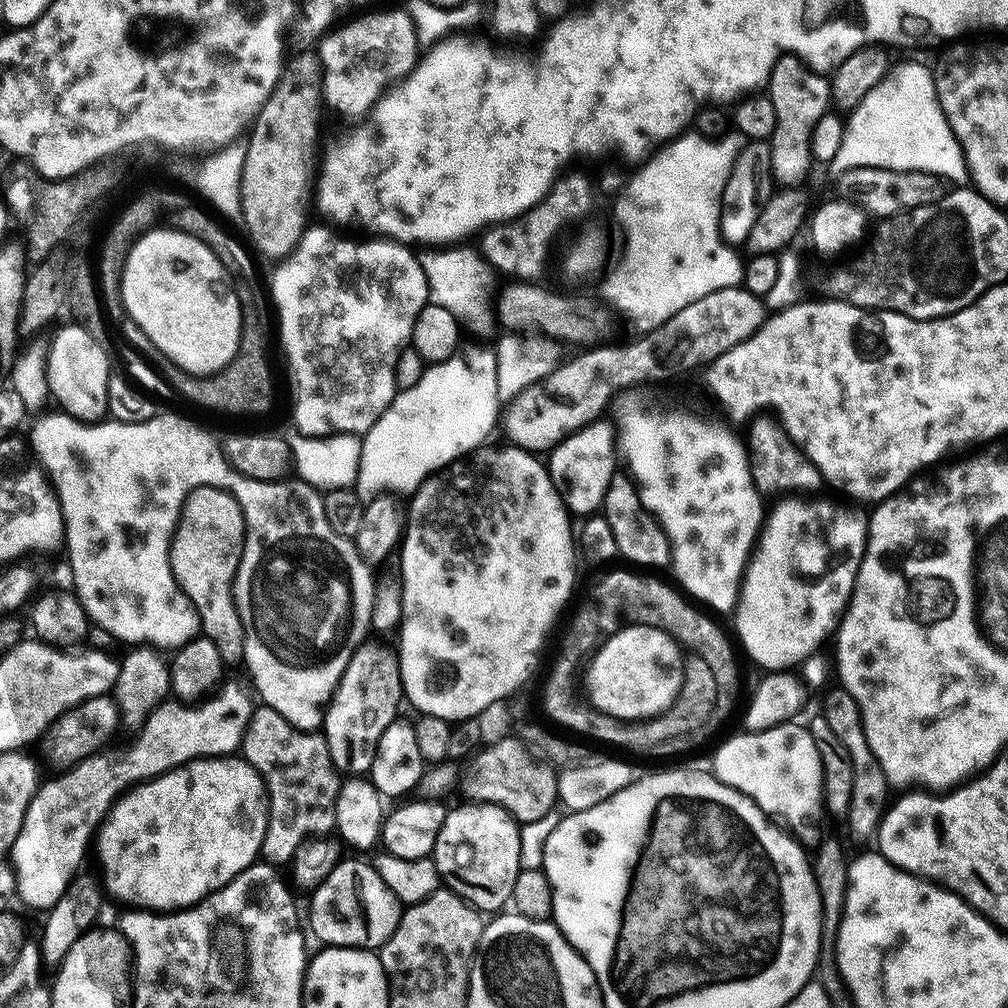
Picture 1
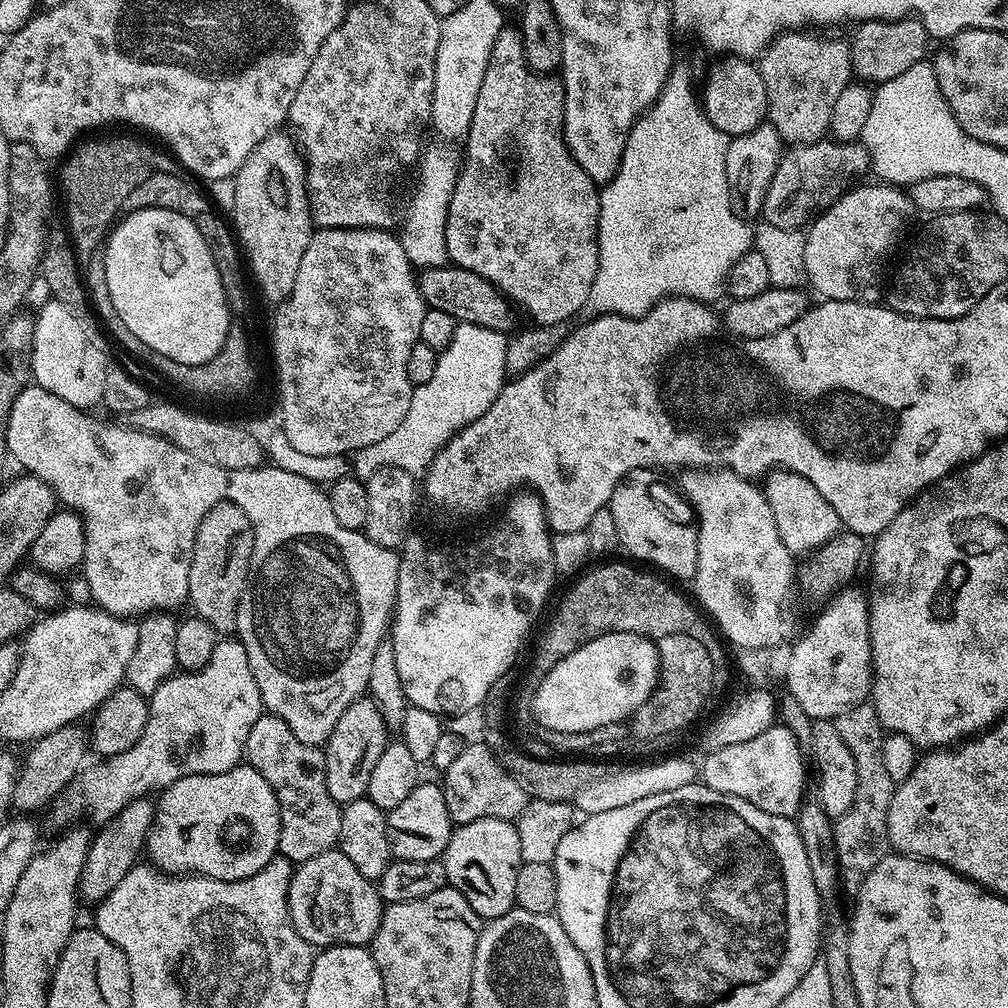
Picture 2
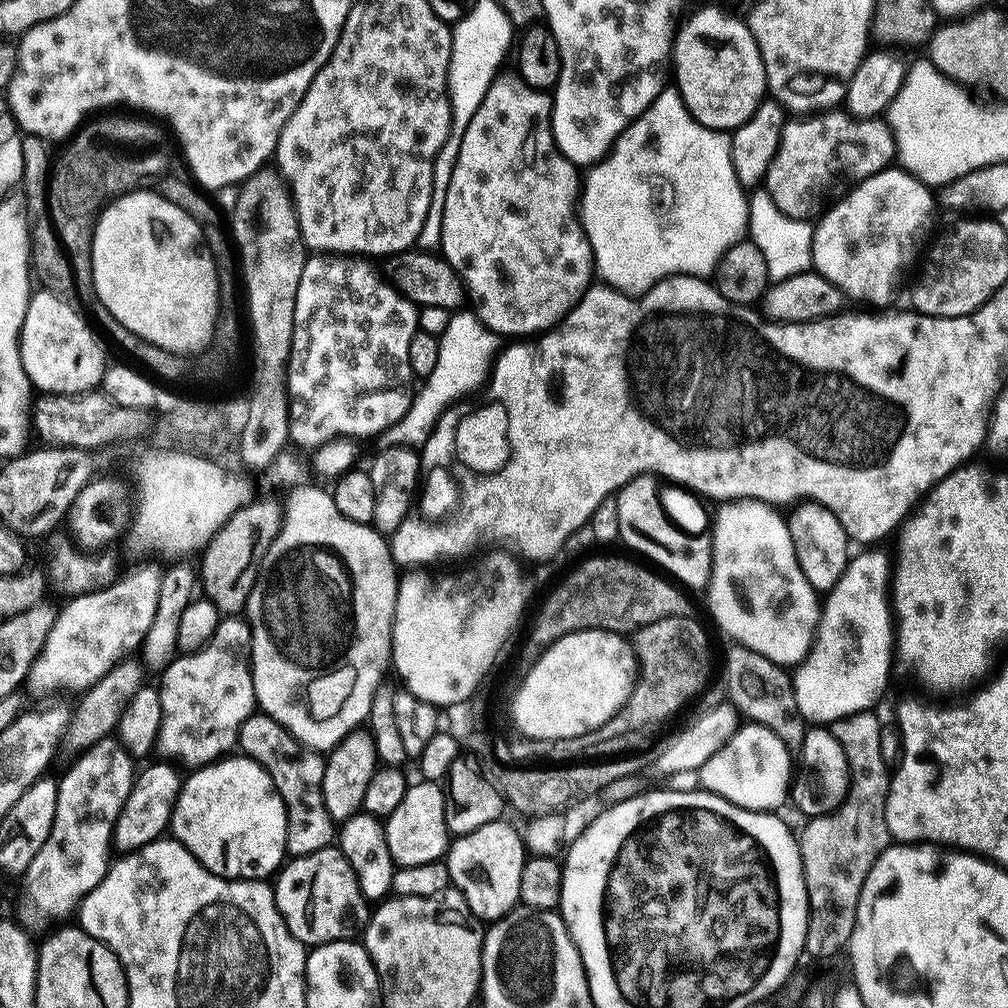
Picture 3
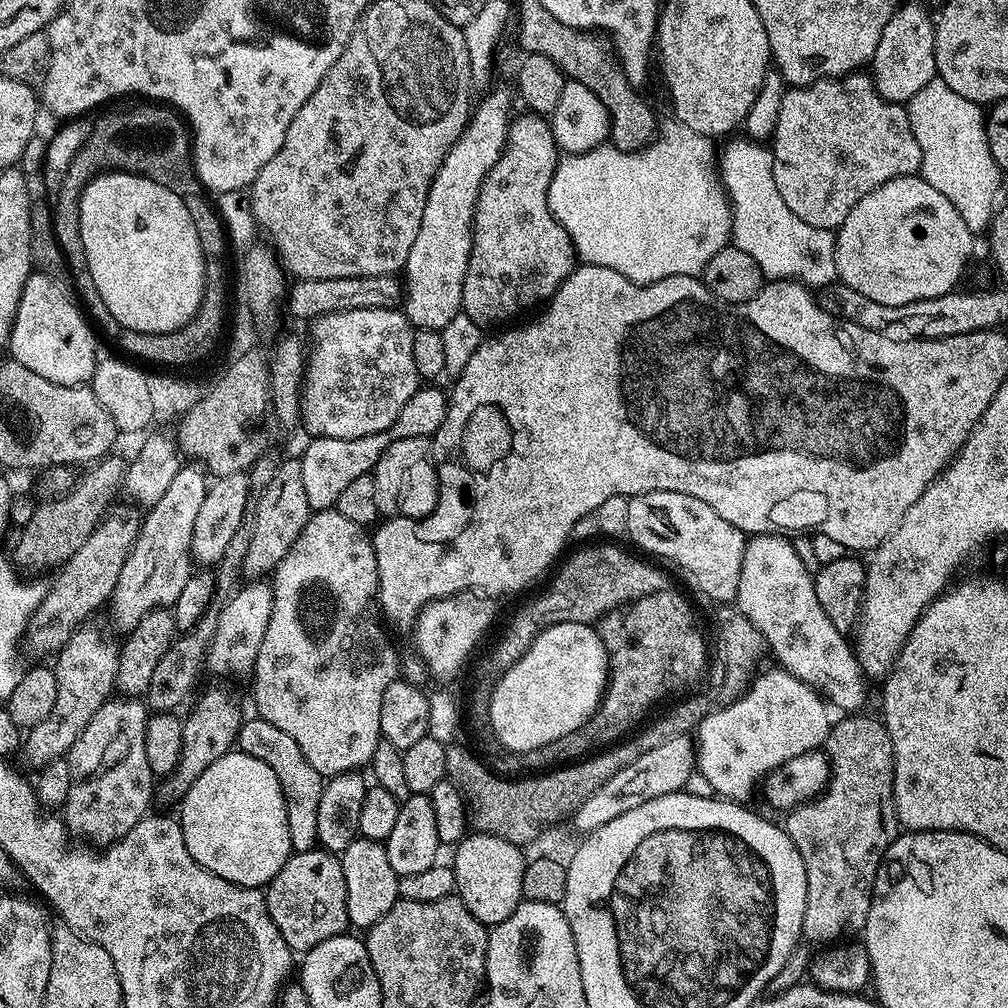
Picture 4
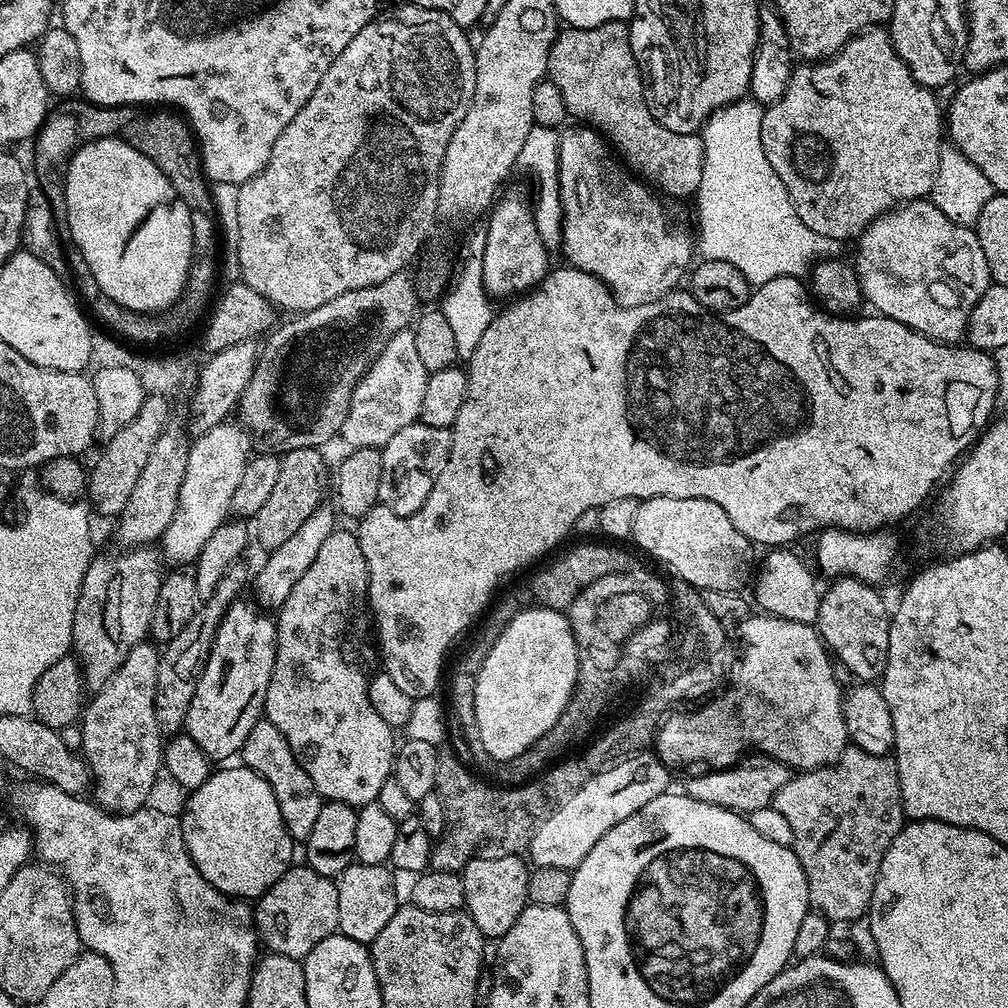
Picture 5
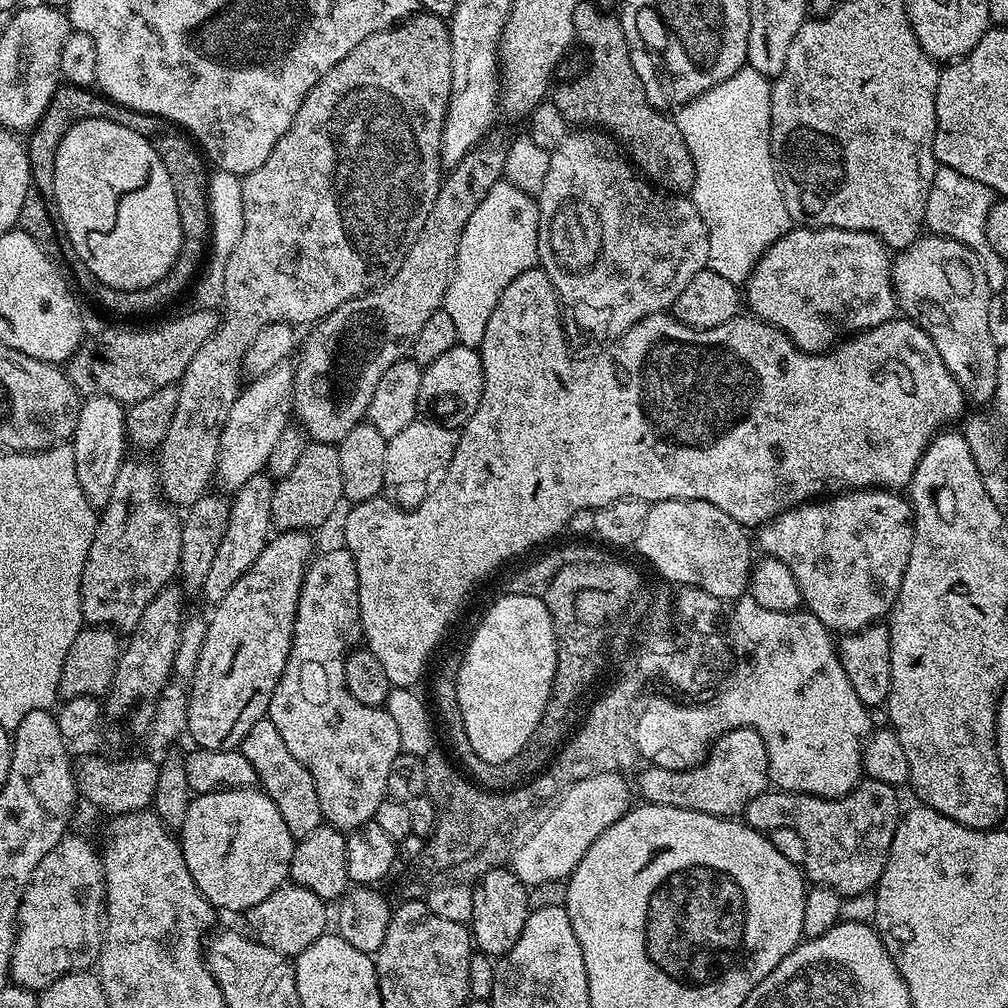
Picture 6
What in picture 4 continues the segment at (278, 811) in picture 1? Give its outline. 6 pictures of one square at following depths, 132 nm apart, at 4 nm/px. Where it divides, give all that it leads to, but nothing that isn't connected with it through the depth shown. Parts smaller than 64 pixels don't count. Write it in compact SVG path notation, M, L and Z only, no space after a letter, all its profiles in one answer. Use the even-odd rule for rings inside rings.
M245 719L240 726L238 748L247 756L258 758L258 762L266 762L266 766L274 770L274 778L278 778L286 802L286 822L293 853L313 851L318 844L318 804L322 802L325 777L310 766L306 754L302 754L302 746L298 746L286 730L278 730L278 726L269 720Z

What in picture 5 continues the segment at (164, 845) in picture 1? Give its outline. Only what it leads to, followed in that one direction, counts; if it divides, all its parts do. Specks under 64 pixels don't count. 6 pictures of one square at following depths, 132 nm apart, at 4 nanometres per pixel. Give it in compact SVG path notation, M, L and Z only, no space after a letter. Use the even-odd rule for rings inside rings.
M237 766L213 771L212 777L202 786L193 790L188 798L184 811L178 817L182 826L182 838L186 842L186 850L198 866L202 878L210 882L219 892L233 898L259 898L286 874L292 860L292 835L282 822L282 810L278 810L278 798L274 798L274 790L254 770Z

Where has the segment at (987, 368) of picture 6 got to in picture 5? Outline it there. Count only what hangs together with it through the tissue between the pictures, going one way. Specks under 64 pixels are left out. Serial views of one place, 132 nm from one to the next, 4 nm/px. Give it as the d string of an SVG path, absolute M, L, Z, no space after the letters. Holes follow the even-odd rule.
M931 199L909 200L876 217L859 236L856 246L854 267L860 279L861 293L867 303L869 300L876 307L873 309L879 315L902 322L907 328L941 344L955 345L965 339L970 314L974 306L978 306L982 294L986 294L992 279L986 266L986 254L982 254L982 246L969 225L946 218Z

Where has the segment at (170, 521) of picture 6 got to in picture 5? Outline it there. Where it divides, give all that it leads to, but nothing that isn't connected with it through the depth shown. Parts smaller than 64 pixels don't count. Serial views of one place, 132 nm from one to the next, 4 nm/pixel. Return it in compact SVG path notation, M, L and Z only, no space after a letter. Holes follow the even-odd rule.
M152 546L119 551L93 555L82 578L78 606L74 610L72 648L83 665L85 685L92 690L99 690L112 677L114 670L122 666L126 654L149 635L154 602L158 602L161 553Z

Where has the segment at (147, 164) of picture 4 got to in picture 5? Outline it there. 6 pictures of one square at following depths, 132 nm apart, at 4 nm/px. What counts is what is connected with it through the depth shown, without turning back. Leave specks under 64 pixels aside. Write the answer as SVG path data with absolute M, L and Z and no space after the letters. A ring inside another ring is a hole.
M152 110L149 116L141 115L139 118L130 122L123 130L123 139L127 140L130 146L134 146L134 150L138 150L142 154L146 154L146 158L150 158L150 162L154 162L158 166L158 170L162 170L162 174L166 174L166 178L170 178L170 182L174 186L174 190L186 202L186 206L192 209L193 213L200 214L213 207L212 189L210 181L204 175L204 165L198 147L198 141L189 125L185 123L179 115L171 116L168 110Z

